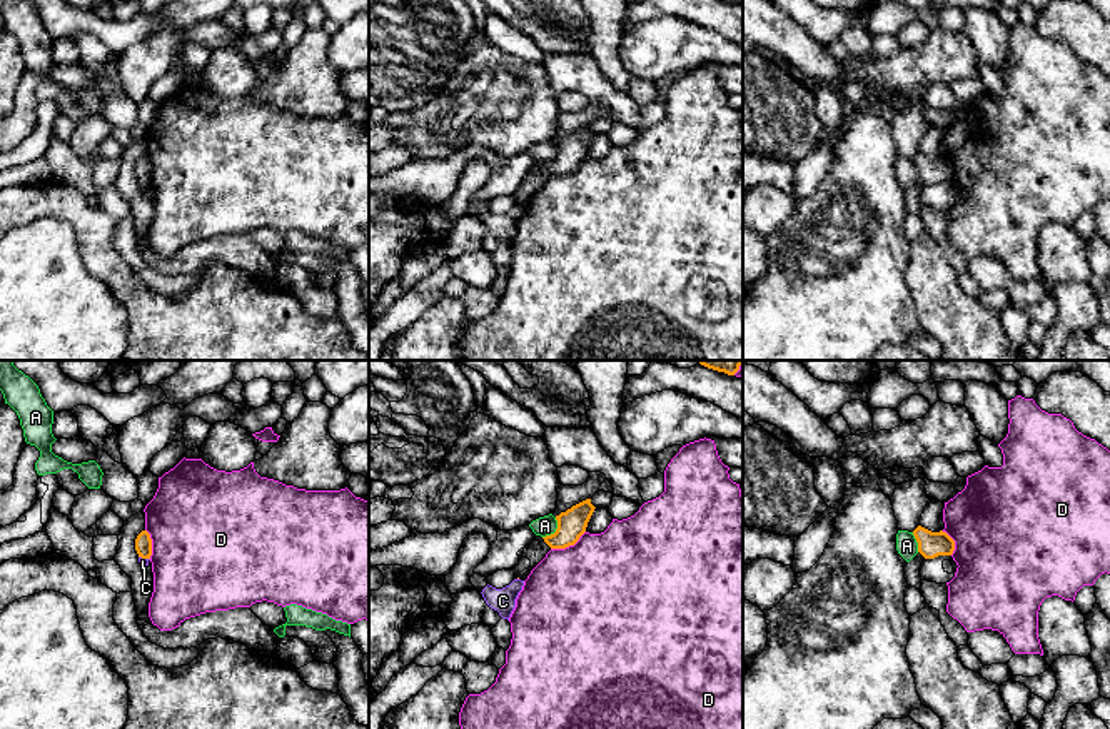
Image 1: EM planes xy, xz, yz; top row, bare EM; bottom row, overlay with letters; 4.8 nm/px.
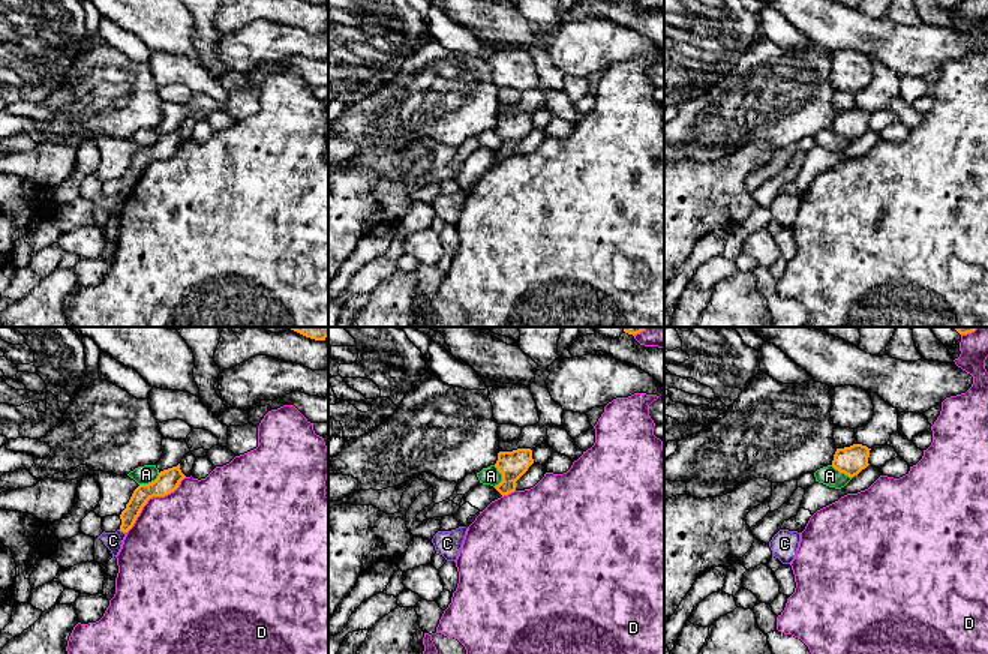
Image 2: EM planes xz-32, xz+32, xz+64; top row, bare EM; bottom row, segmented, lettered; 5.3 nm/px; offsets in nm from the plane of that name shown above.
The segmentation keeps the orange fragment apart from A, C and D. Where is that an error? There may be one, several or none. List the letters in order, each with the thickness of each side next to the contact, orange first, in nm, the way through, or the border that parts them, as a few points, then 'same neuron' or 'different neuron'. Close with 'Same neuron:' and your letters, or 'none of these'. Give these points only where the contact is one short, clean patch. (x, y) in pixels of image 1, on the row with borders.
A: 140 nm thick on the orange side, 100 nm on the other; border along xz (556, 517), (556, 529), (543, 537); different neuron
C: 80 nm thick on the orange side, 30 nm on the other; border along xy (139, 556), (149, 559); different neuron
D: 140 nm thick on the orange side, 500 nm on the other; different neuron
Same neuron: none of these

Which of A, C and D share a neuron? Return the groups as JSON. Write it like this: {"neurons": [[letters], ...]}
{"neurons": [["A"], ["C"], ["D"]]}

